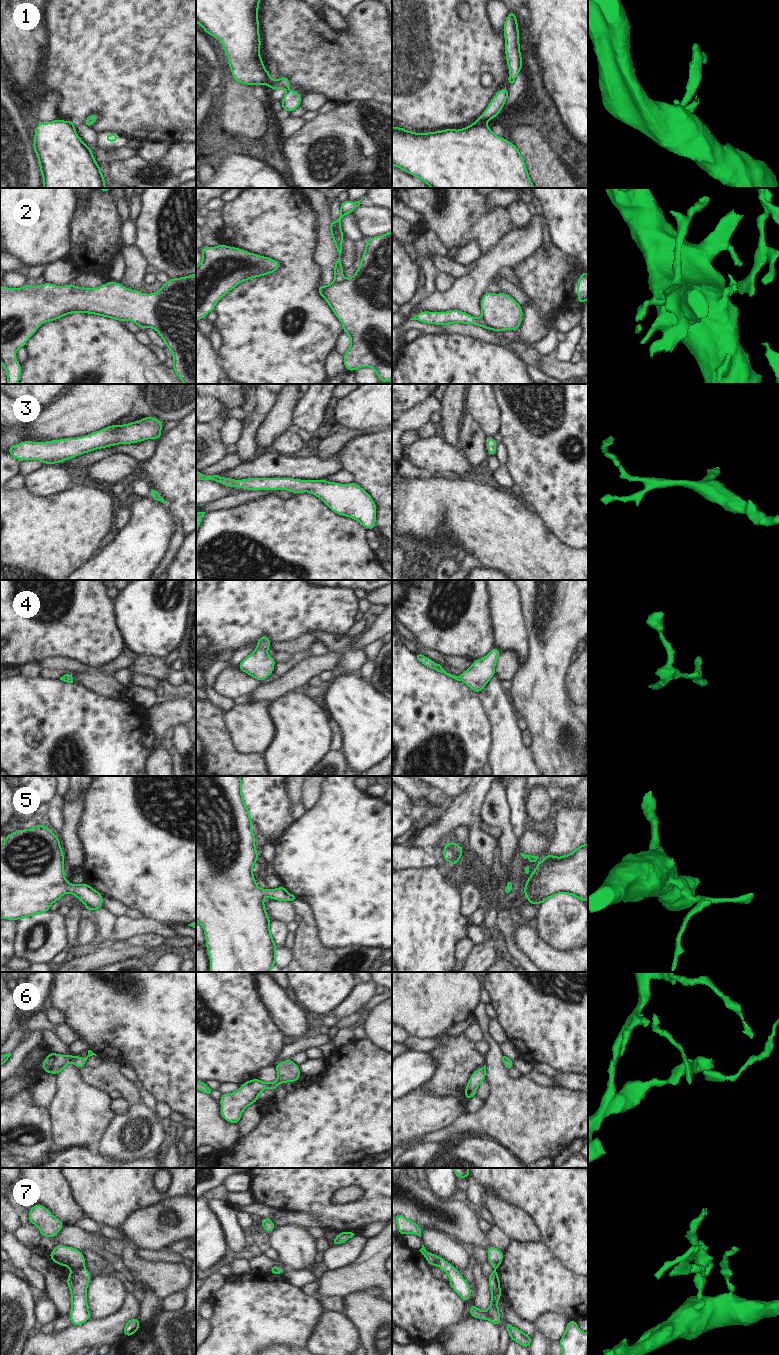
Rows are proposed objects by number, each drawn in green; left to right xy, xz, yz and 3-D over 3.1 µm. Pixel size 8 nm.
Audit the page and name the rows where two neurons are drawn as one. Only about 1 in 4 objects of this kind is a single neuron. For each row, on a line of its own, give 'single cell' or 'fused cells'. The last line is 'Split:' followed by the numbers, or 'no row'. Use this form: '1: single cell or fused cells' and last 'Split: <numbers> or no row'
1: fused cells
2: fused cells
3: single cell
4: single cell
5: single cell
6: fused cells
7: fused cells
Split: 1, 2, 6, 7

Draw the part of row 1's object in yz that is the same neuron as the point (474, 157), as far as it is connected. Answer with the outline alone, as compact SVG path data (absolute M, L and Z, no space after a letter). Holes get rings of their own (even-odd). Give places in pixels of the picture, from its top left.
M476 122L462 130L427 133L392 127L392 165L423 180L431 188L535 188L518 148L504 137L495 135L488 126Z

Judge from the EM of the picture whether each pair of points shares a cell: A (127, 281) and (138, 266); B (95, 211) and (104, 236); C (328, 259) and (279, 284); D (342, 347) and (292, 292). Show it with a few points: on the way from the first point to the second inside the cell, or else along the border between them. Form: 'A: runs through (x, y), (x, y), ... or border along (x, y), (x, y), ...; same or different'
A: runs through (131, 277), (135, 270); same
B: runs through (96, 217), (96, 228), (98, 230); same
C: border along (317, 241), (313, 261), (319, 266); different
D: border along (343, 331), (338, 336), (334, 349); different

